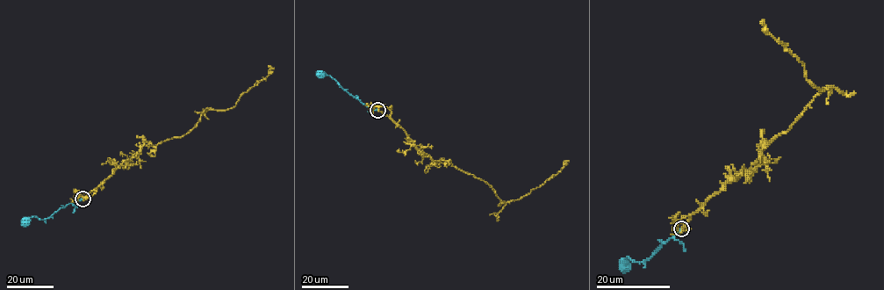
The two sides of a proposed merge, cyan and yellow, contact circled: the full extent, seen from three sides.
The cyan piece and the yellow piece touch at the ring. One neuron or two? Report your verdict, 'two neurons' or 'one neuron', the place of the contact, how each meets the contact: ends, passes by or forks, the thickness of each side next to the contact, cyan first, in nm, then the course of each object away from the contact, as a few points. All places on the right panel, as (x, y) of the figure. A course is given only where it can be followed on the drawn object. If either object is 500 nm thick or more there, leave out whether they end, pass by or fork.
one neuron; place (681, 228); cyan ends; yellow passes by; calibres 240 and 320 nm; course cyan (681, 229), (647, 259), (636, 262), (627, 257), (622, 263), (624, 271); course yellow (681, 229), (826, 88), (813, 85), (764, 19)

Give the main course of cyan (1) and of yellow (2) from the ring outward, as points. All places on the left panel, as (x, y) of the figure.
1: (82, 199), (59, 208), (47, 218), (30, 217), (21, 225)
2: (82, 199), (146, 142), (156, 146), (183, 135), (206, 109), (233, 107), (240, 96), (265, 78), (269, 65)

